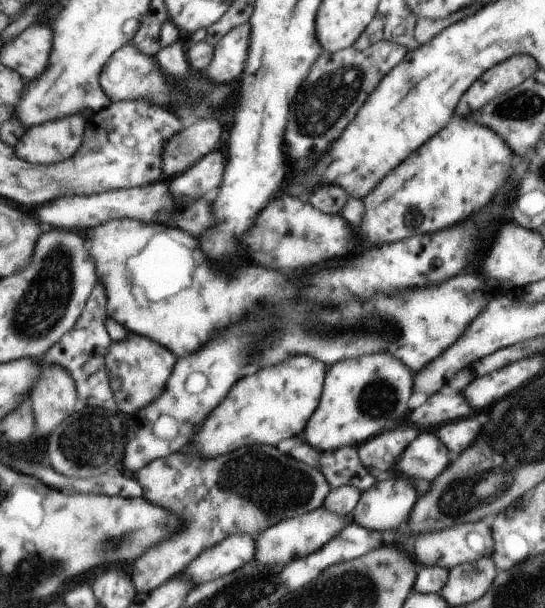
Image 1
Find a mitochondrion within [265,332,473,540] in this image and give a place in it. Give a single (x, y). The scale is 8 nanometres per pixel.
(377, 396)

